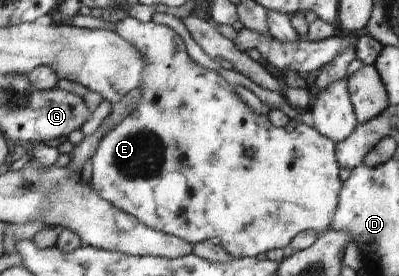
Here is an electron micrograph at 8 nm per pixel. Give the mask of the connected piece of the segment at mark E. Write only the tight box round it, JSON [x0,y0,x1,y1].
[90,16,343,259]

